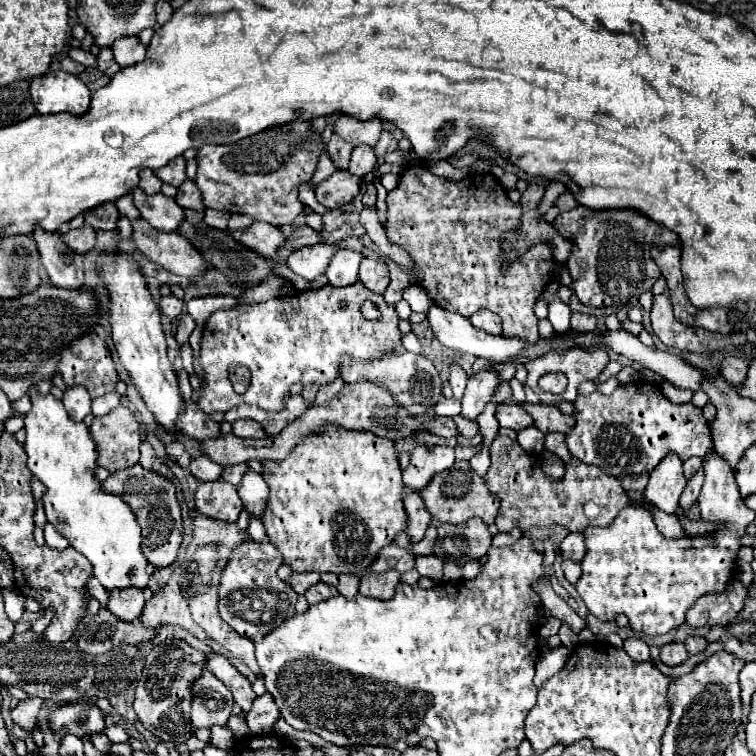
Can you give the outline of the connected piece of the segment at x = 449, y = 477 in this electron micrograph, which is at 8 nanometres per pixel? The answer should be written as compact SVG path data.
M456 461L456 469L438 473L432 479L432 485L428 485L424 493L420 493L420 497L424 499L426 511L432 515L432 519L440 523L464 523L472 517L480 517L486 525L492 525L500 507L500 499L486 487L484 477L472 471L470 461Z

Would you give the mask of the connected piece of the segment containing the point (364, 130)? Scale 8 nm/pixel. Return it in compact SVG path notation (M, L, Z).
M338 117L334 123L334 133L348 141L352 147L370 145L374 147L382 133L382 121L352 121L352 117Z

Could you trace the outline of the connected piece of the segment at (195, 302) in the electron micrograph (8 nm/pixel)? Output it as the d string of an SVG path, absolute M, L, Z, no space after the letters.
M210 295L210 297L196 297L186 303L186 311L198 325L204 325L208 317L218 309L232 309L238 305L238 299L232 295Z

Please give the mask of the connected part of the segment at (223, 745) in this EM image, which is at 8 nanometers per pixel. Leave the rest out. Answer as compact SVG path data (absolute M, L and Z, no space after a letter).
M215 725L211 729L210 744L220 749L228 749L236 745L232 730L227 726Z

